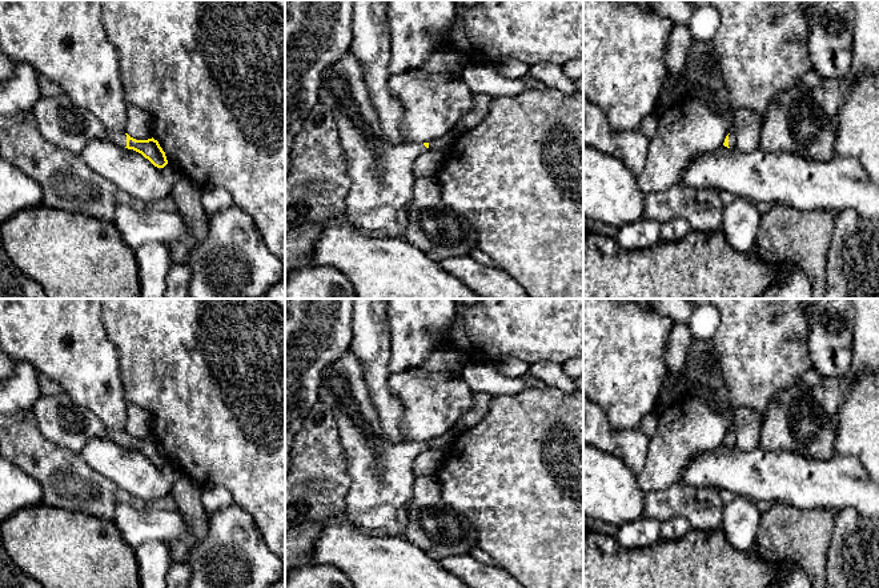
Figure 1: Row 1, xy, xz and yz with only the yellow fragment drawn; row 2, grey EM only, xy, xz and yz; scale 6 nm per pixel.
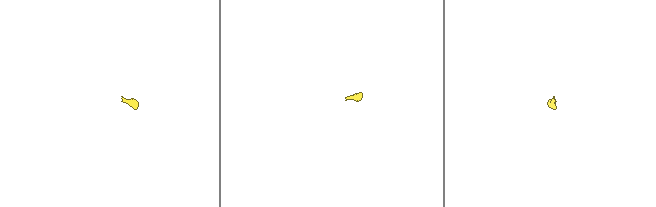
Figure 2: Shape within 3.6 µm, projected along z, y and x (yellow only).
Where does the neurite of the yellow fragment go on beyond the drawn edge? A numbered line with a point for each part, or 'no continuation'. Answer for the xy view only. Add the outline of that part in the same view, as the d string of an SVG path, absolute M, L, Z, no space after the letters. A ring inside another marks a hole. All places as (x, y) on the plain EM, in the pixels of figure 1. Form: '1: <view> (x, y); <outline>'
1: xy (61, 422); M67 393L44 396L35 401L31 411L43 436L53 444L80 453L89 439L100 437L127 445L124 431L112 431L89 409L77 405Z

